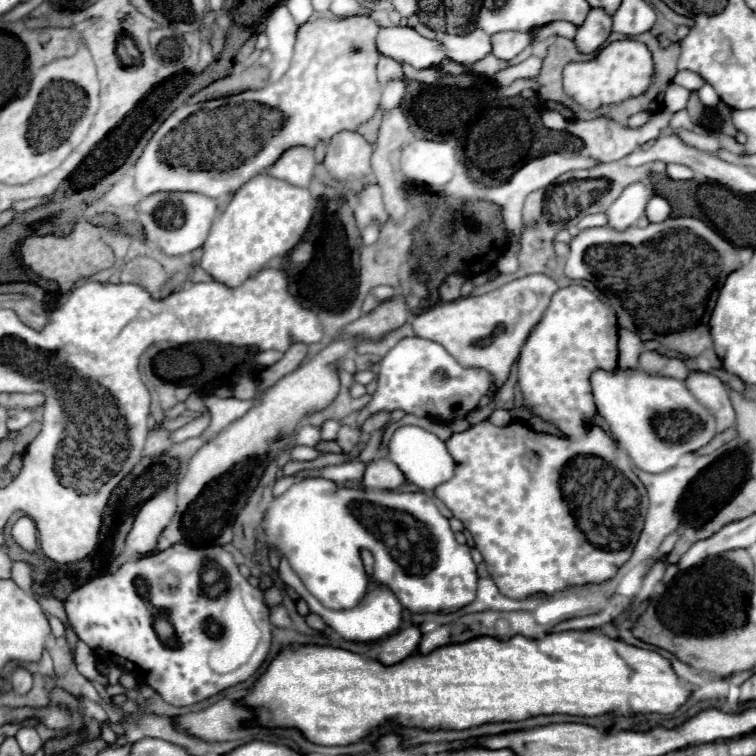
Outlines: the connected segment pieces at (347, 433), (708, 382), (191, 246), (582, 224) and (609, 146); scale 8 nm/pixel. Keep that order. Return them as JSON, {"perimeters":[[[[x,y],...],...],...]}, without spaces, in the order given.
{"perimeters":[[[[342,426],[340,432],[338,432],[338,438],[336,442],[342,446],[344,452],[352,452],[354,446],[360,444],[360,432],[356,428],[350,428],[350,426]]],[[[696,370],[688,374],[684,384],[696,396],[696,400],[700,400],[700,404],[704,404],[716,416],[718,432],[734,426],[734,408],[730,404],[728,390],[718,376]]],[[[154,192],[136,206],[146,240],[156,244],[168,256],[182,256],[200,248],[216,218],[216,200],[198,192]]],[[[588,214],[584,216],[580,222],[578,222],[578,228],[580,230],[586,230],[586,228],[594,228],[594,226],[606,226],[608,224],[608,216],[606,214]]],[[[600,116],[586,122],[570,120],[566,130],[582,138],[594,160],[614,162],[628,156],[648,140],[654,140],[668,126],[670,124],[644,124],[640,128],[630,128],[608,116]]]]}

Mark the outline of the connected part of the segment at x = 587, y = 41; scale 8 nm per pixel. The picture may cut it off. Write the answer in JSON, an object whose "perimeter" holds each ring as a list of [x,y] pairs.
{"perimeter":[[[592,8],[586,20],[582,22],[582,26],[578,26],[578,34],[574,38],[580,52],[586,54],[596,52],[606,42],[610,34],[610,26],[612,26],[612,18],[602,8]]]}

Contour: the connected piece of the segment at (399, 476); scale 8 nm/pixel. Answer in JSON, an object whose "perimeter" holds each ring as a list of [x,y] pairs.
{"perimeter":[[[384,458],[382,466],[376,466],[372,462],[374,460],[368,463],[366,470],[364,470],[364,476],[362,476],[362,486],[364,488],[372,488],[372,490],[396,490],[398,486],[402,486],[406,482],[404,474],[388,458]]]}

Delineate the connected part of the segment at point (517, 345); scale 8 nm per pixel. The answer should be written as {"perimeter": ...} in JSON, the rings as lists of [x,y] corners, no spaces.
{"perimeter":[[[530,274],[512,280],[484,296],[464,298],[460,302],[452,302],[418,314],[412,326],[416,336],[442,344],[464,366],[488,370],[496,378],[496,386],[502,386],[508,378],[512,362],[518,358],[528,334],[540,322],[556,290],[558,284],[550,276]]]}

